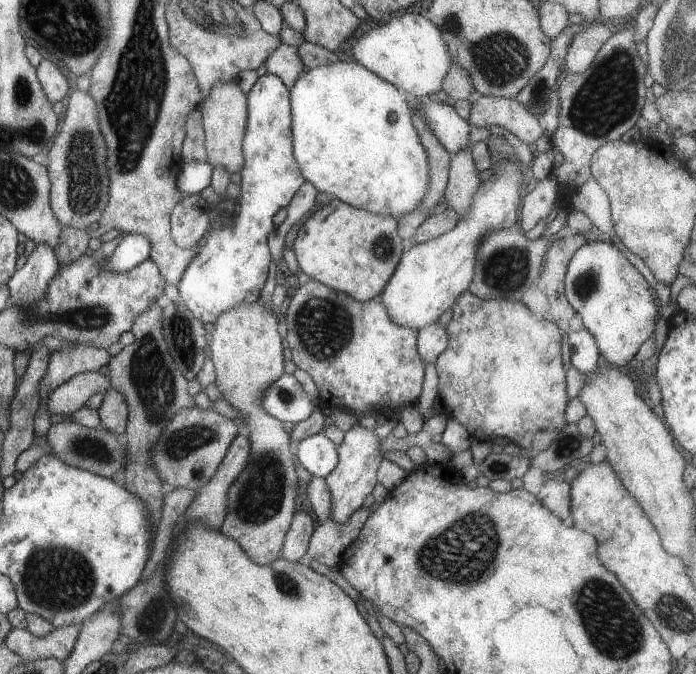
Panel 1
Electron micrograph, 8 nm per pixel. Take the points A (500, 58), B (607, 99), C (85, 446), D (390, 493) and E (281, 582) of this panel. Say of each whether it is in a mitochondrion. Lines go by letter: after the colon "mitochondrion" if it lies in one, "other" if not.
A: mitochondrion
B: mitochondrion
C: mitochondrion
D: other
E: mitochondrion

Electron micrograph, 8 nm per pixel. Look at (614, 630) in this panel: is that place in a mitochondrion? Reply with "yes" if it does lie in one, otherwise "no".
yes

